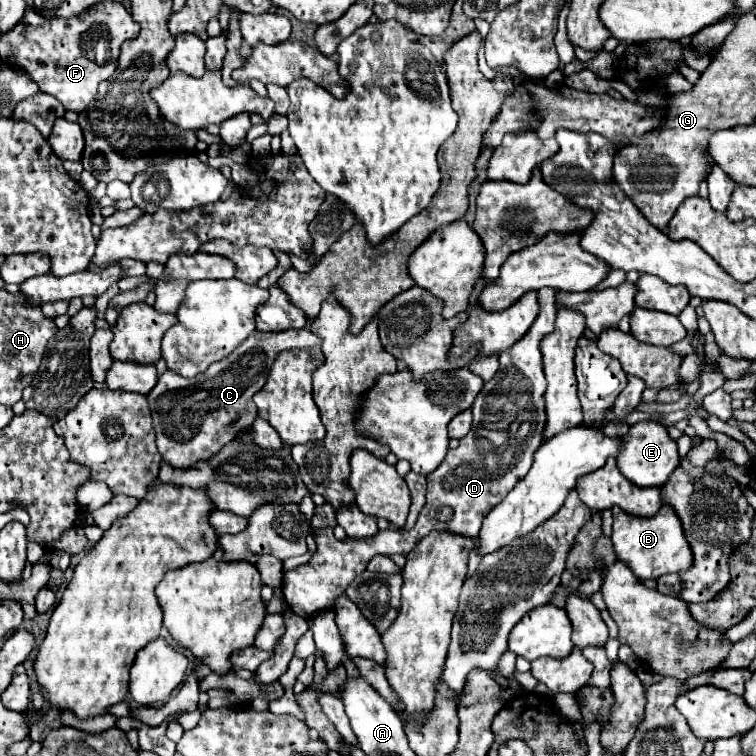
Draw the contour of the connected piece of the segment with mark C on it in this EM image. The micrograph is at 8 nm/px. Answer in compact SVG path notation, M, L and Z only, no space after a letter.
M311 329L281 331L275 335L255 331L227 355L227 359L213 363L195 379L183 379L173 371L165 371L155 385L155 391L147 395L163 461L187 469L191 463L211 459L223 445L251 429L251 423L257 417L253 395L263 389L275 357L285 349L307 349L315 345L321 345L321 339L311 333Z

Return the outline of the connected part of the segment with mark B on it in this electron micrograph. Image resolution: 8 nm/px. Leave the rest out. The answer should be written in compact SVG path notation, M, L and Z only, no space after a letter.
M667 503L653 517L635 517L619 507L613 507L613 547L617 557L631 567L637 579L659 579L667 573L681 573L693 565L691 547L685 539L683 525L675 509Z

